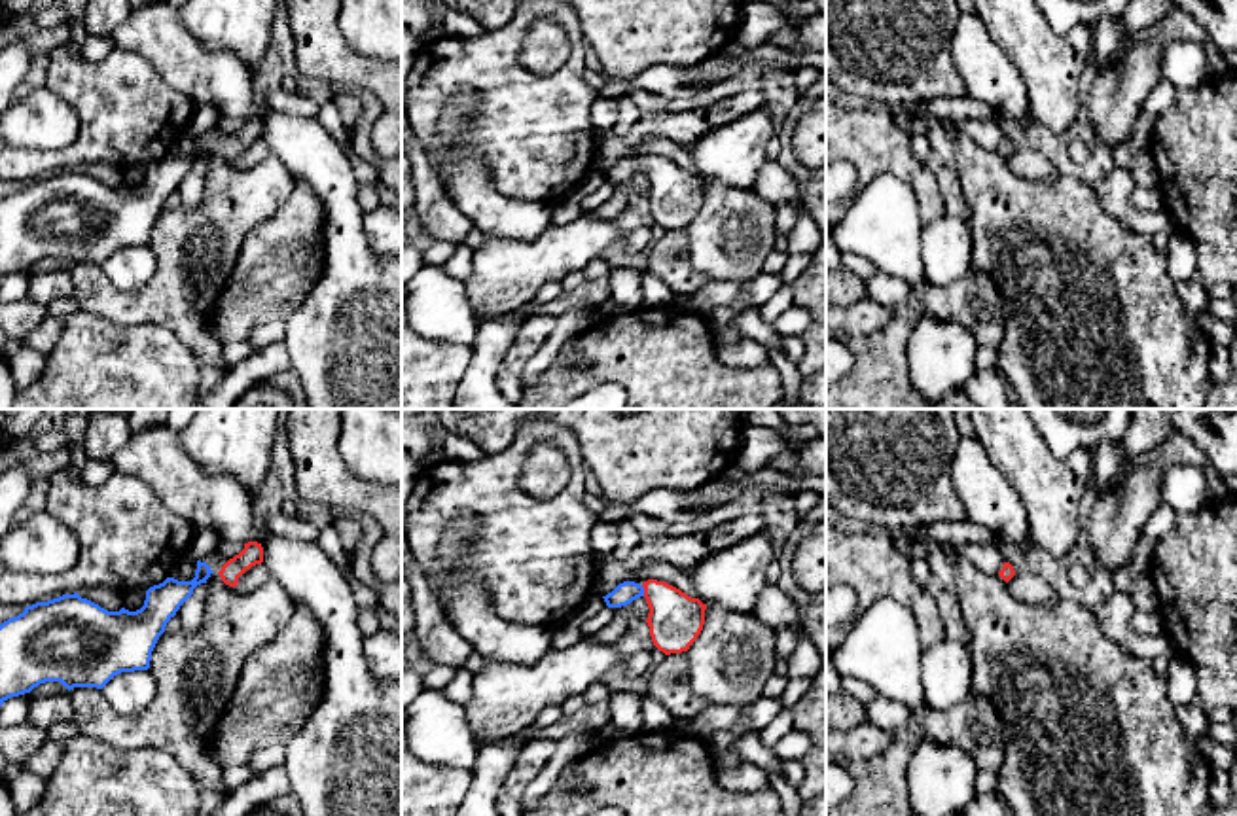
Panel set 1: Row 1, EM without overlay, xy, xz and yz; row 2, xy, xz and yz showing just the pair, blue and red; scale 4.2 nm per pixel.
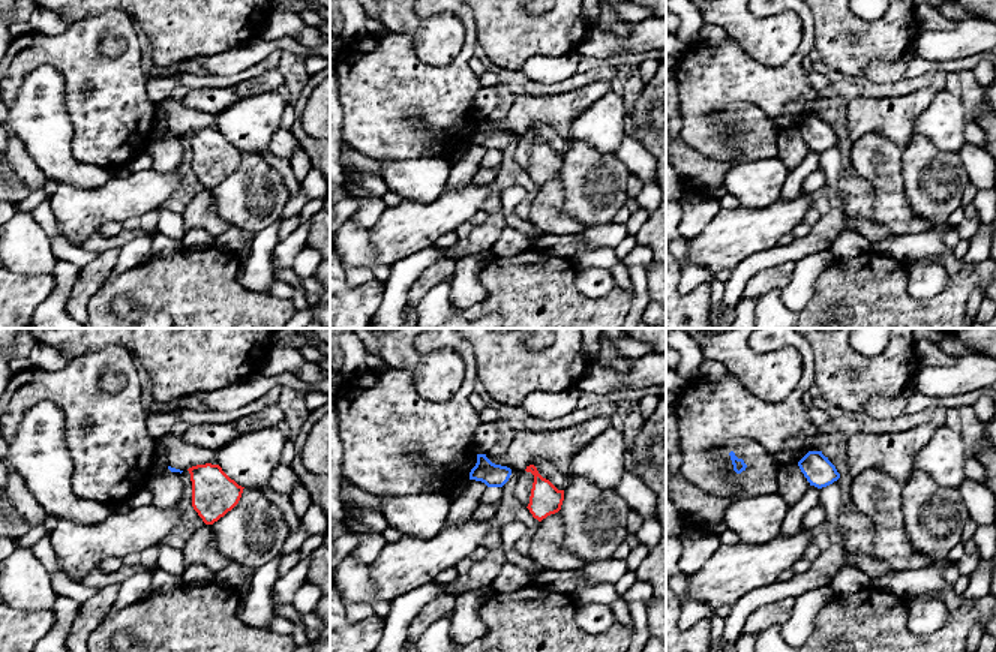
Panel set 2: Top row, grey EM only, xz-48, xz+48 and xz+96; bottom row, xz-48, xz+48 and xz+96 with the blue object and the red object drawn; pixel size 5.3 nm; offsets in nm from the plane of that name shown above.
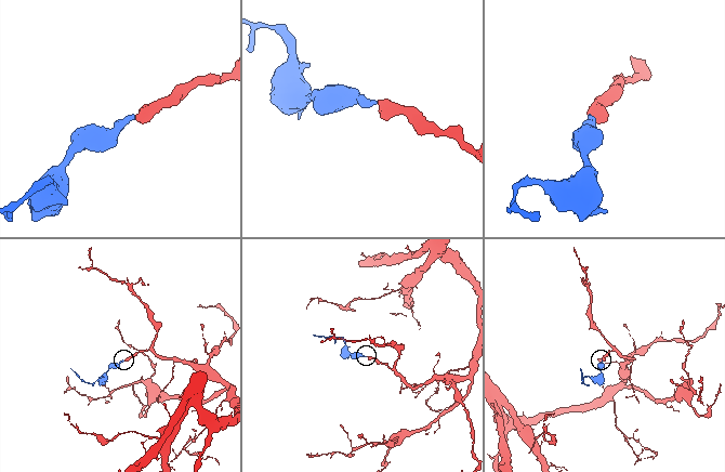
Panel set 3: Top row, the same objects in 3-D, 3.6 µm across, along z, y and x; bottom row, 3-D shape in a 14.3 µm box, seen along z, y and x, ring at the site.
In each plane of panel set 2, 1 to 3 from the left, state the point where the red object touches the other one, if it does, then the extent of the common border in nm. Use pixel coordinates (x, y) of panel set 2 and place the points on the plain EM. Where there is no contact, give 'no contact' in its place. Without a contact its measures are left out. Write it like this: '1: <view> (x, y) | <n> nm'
1: no contact
2: no contact
3: no contact

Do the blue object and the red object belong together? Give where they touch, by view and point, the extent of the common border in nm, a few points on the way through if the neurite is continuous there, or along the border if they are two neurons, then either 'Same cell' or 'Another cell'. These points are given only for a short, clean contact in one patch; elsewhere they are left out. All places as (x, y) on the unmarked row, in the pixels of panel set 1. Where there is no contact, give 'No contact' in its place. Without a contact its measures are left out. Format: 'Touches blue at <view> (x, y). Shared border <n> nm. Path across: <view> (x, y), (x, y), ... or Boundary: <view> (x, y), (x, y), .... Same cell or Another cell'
Touches blue at xz (643, 167). Shared border 50 nm. Path across: xz (627, 167), (643, 167), (675, 195). Same cell

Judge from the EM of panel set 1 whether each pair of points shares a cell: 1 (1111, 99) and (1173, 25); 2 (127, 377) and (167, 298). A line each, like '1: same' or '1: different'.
1: same
2: different

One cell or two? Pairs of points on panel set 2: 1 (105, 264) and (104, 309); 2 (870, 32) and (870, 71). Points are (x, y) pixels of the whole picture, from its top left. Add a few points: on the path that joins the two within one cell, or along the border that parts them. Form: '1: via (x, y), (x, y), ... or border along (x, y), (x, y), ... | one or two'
1: border along (111, 275), (90, 299), (87, 312) | two
2: border along (902, 57), (896, 60), (872, 60), (863, 74) | two

